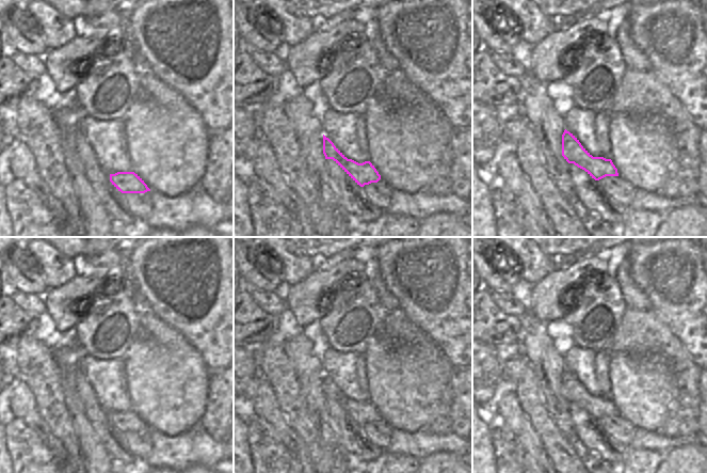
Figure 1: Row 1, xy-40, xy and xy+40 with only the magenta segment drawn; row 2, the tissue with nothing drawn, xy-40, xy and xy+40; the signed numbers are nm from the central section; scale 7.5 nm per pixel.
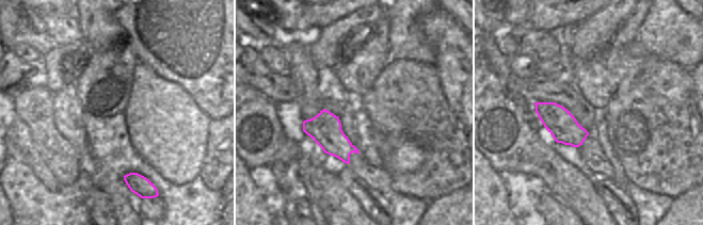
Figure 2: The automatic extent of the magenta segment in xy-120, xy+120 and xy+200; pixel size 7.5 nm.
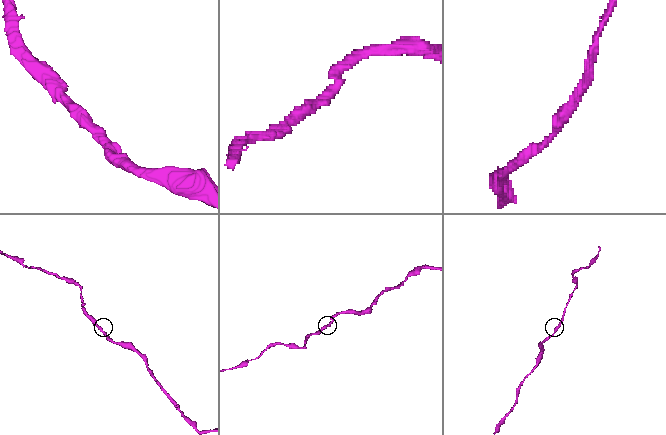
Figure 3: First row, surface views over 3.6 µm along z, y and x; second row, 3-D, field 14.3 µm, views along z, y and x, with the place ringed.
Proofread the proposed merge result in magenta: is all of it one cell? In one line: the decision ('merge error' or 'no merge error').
no merge error

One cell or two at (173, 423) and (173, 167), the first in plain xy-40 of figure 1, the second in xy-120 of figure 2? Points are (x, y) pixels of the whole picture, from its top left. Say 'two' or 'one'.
one

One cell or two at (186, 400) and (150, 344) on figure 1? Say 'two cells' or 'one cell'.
one cell

